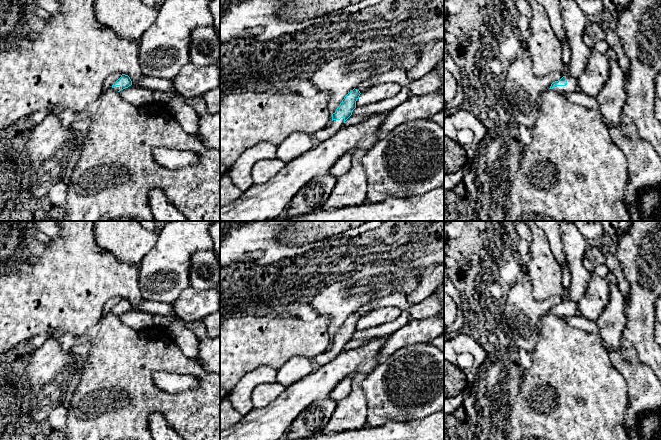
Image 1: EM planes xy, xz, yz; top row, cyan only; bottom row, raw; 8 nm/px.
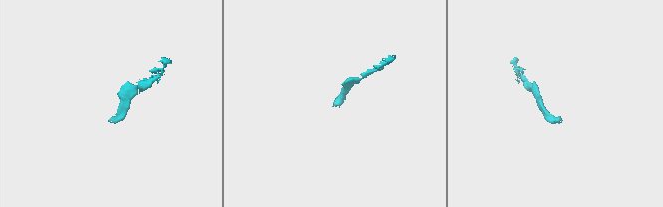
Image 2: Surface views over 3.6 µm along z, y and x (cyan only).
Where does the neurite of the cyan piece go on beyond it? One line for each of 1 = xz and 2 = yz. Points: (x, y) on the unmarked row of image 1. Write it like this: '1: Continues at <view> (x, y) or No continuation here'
1: Continues at xz (327, 356)
2: Continues at yz (572, 309)

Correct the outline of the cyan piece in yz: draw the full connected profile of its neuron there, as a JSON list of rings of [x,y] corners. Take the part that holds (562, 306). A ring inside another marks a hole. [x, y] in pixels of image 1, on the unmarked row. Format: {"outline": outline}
{"outline": [[[563,300],[560,304],[553,306],[549,313],[563,317],[570,317],[579,314],[577,303],[569,300]]]}

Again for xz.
{"outline": [[[354,312],[344,321],[332,338],[331,347],[312,359],[315,368],[328,364],[343,352],[343,347],[352,339],[353,334],[356,332],[356,325],[360,318],[360,315]]]}

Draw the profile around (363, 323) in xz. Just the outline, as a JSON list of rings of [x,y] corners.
[[[382,306],[374,309],[360,318],[356,325],[356,331],[360,332],[371,327],[387,324],[395,320],[401,313],[402,311],[395,306]]]

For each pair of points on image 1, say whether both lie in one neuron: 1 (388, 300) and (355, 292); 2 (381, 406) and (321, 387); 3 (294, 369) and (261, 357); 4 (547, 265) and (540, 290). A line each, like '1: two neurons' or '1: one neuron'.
1: two neurons
2: two neurons
3: two neurons
4: one neuron

